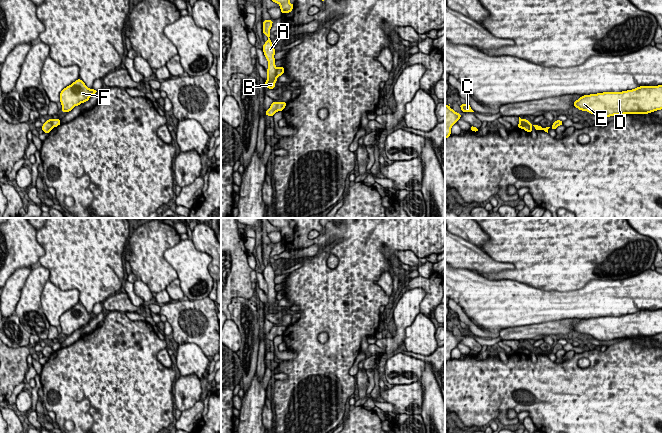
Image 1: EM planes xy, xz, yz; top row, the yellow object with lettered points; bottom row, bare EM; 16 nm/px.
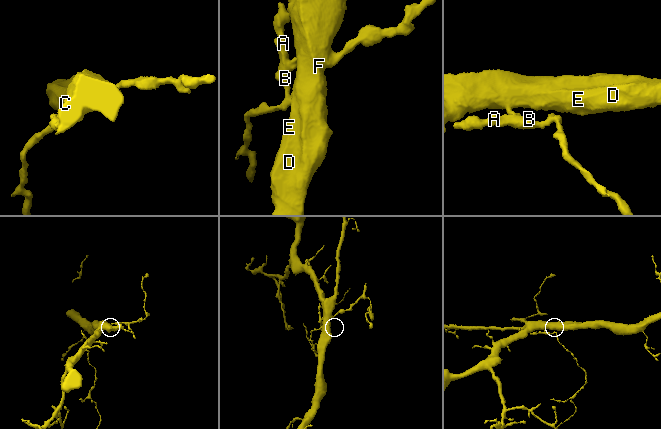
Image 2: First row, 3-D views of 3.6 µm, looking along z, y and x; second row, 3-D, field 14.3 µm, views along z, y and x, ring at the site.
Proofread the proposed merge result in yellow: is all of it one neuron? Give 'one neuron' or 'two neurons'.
two neurons

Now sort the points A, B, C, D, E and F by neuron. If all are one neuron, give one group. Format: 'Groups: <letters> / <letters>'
Groups: A B / C D E F

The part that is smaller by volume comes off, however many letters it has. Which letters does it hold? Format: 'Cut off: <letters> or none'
Cut off: A, B

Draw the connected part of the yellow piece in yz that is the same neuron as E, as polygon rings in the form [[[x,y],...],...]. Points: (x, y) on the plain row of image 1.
[[[662,309],[581,320],[574,331],[599,341],[648,338],[662,333]]]

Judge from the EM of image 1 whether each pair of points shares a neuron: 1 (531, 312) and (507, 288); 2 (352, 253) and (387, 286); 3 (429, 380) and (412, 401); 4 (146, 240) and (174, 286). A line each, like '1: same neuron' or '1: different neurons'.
1: same neuron
2: different neurons
3: different neurons
4: different neurons

